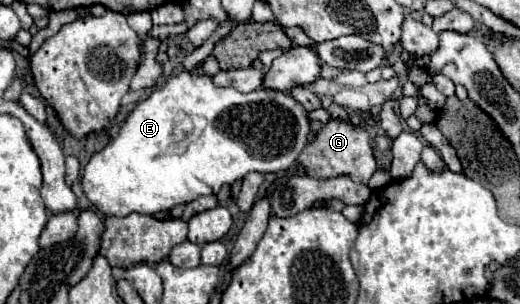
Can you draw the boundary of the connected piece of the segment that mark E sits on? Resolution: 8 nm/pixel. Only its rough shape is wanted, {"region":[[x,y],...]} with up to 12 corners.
{"region":[[180,71],[84,171],[104,215],[152,215],[288,169],[288,93]]}

